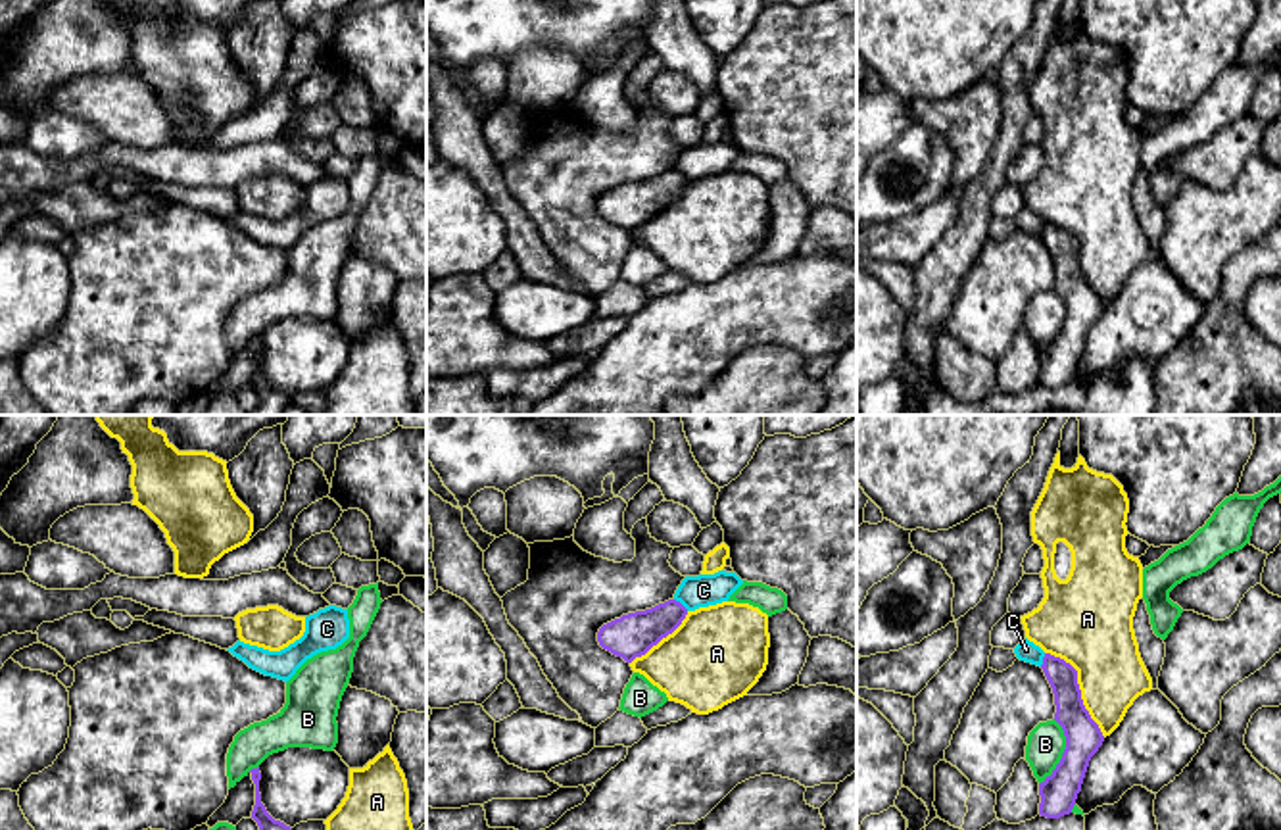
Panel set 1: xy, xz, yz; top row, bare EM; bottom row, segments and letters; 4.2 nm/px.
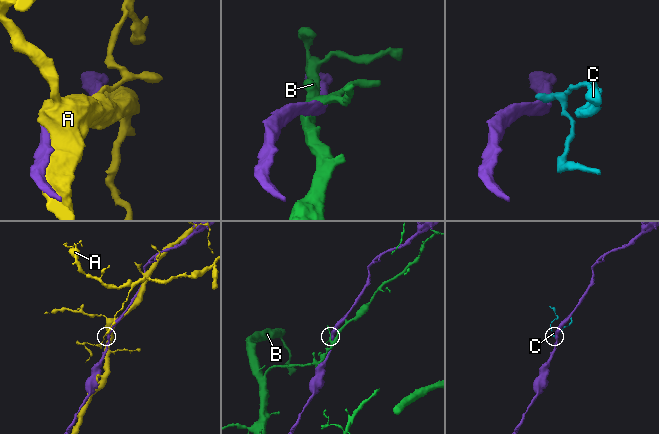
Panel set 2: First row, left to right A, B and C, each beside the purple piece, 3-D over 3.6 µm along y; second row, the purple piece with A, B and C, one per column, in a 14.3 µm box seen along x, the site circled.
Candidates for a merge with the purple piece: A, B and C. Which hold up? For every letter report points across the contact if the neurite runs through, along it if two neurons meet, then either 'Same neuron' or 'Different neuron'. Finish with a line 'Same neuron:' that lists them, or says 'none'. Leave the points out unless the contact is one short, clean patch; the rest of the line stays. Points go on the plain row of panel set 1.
A: Different neuron
B: Different neuron
C: Boundary: xz (675, 168), (688, 179). Different neuron
Same neuron: none

